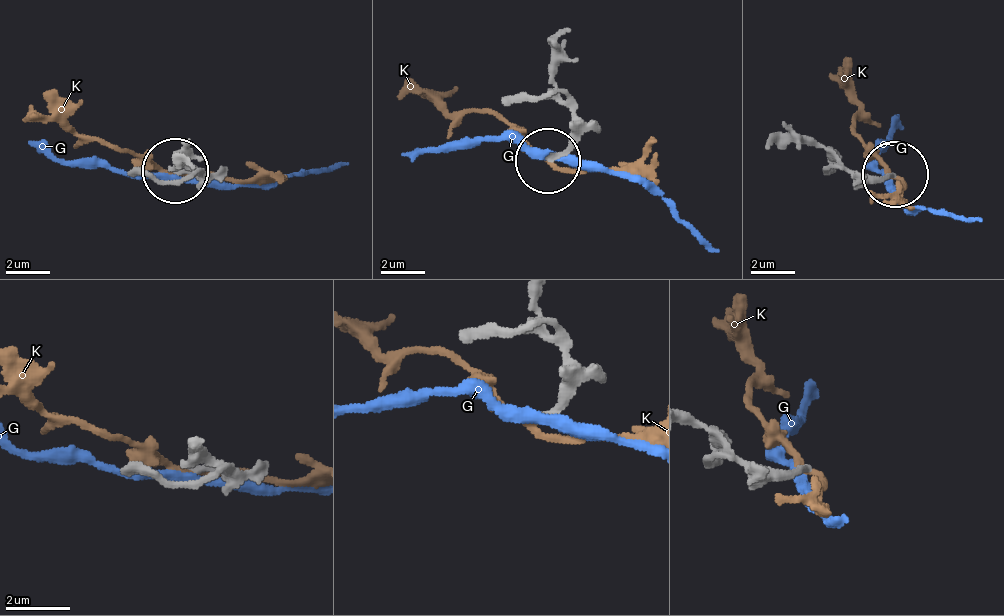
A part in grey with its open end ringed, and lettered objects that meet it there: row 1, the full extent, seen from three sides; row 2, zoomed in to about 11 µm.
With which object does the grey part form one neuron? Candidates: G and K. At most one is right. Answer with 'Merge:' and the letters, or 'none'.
Merge: none

